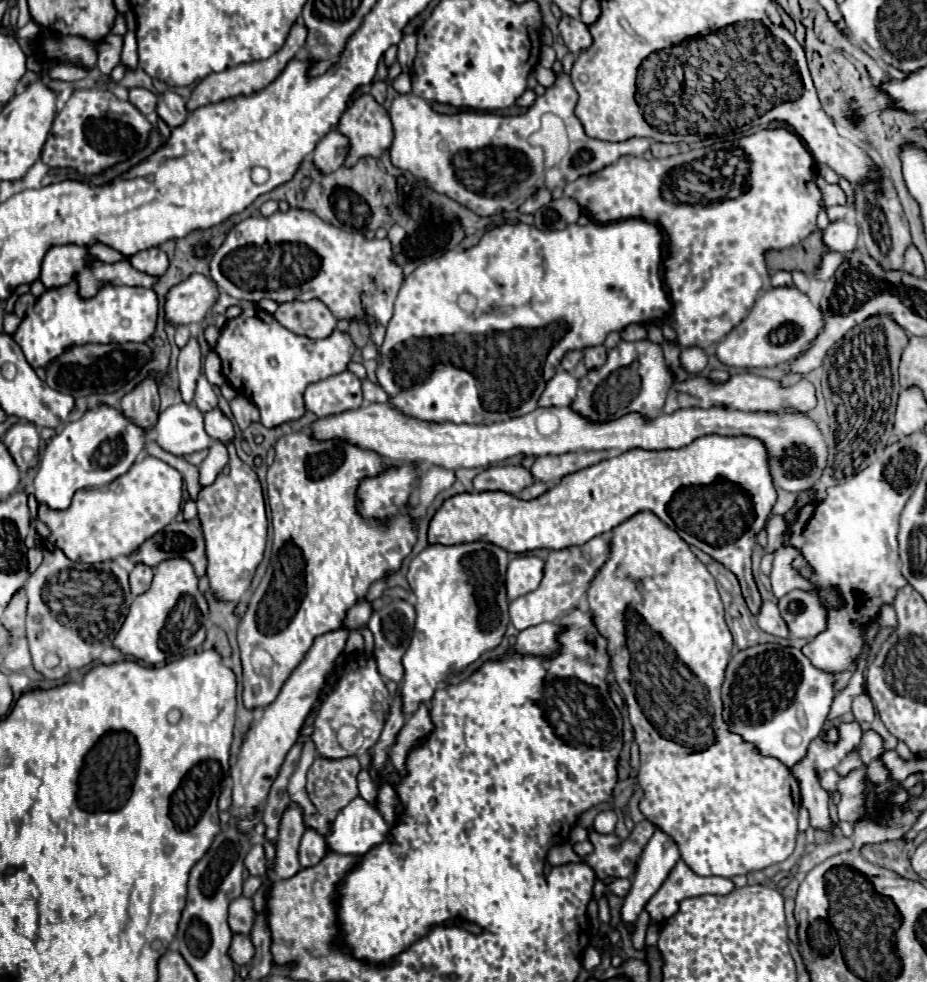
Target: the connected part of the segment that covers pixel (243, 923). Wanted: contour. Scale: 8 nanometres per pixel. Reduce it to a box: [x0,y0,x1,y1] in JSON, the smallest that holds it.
[228,896,256,934]

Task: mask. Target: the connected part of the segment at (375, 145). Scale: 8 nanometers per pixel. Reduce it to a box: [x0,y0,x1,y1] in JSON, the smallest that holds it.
[338,94,392,166]

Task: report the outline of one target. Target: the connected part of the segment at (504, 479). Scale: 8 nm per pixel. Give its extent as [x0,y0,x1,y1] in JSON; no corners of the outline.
[472,466,534,496]

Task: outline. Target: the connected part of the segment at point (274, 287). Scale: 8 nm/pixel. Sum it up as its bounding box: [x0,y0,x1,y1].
[210,208,404,326]

